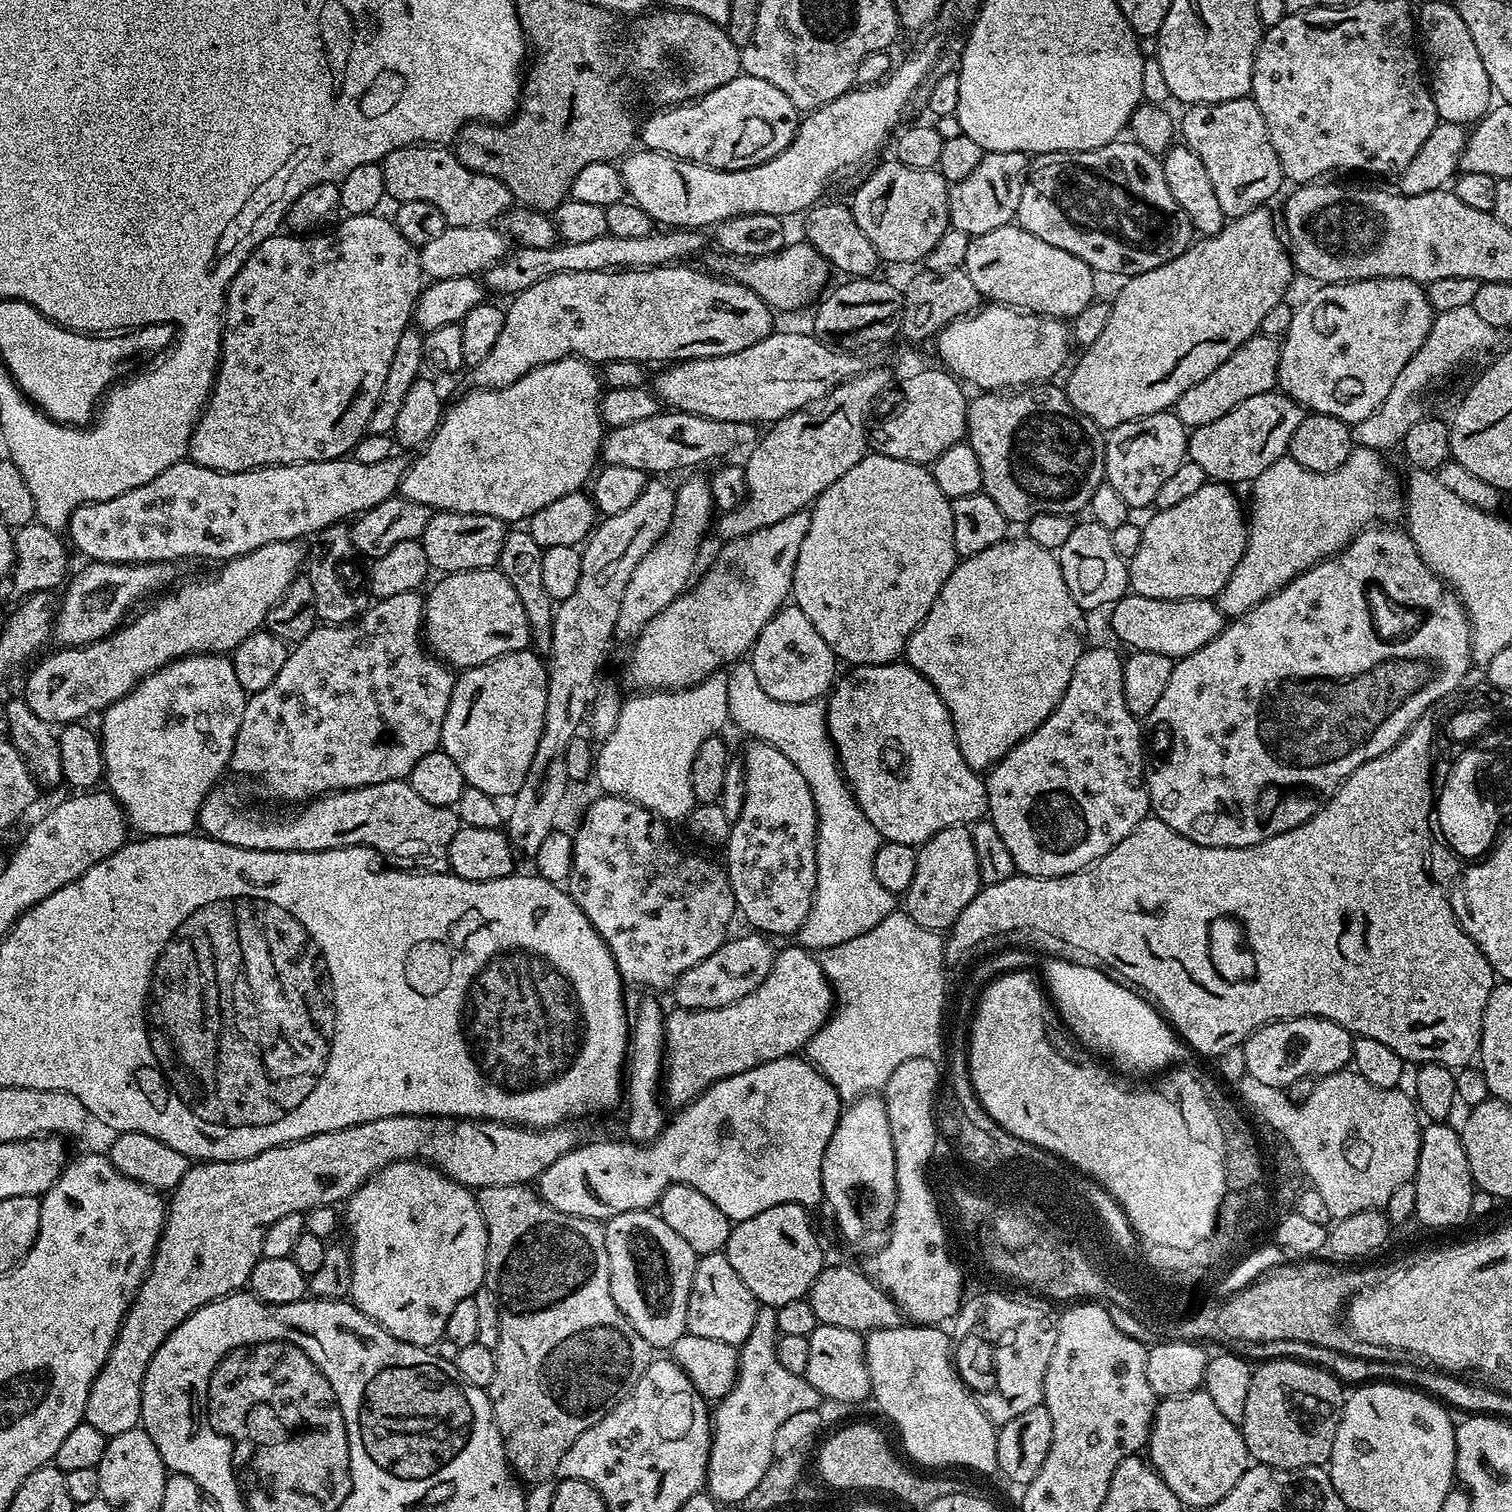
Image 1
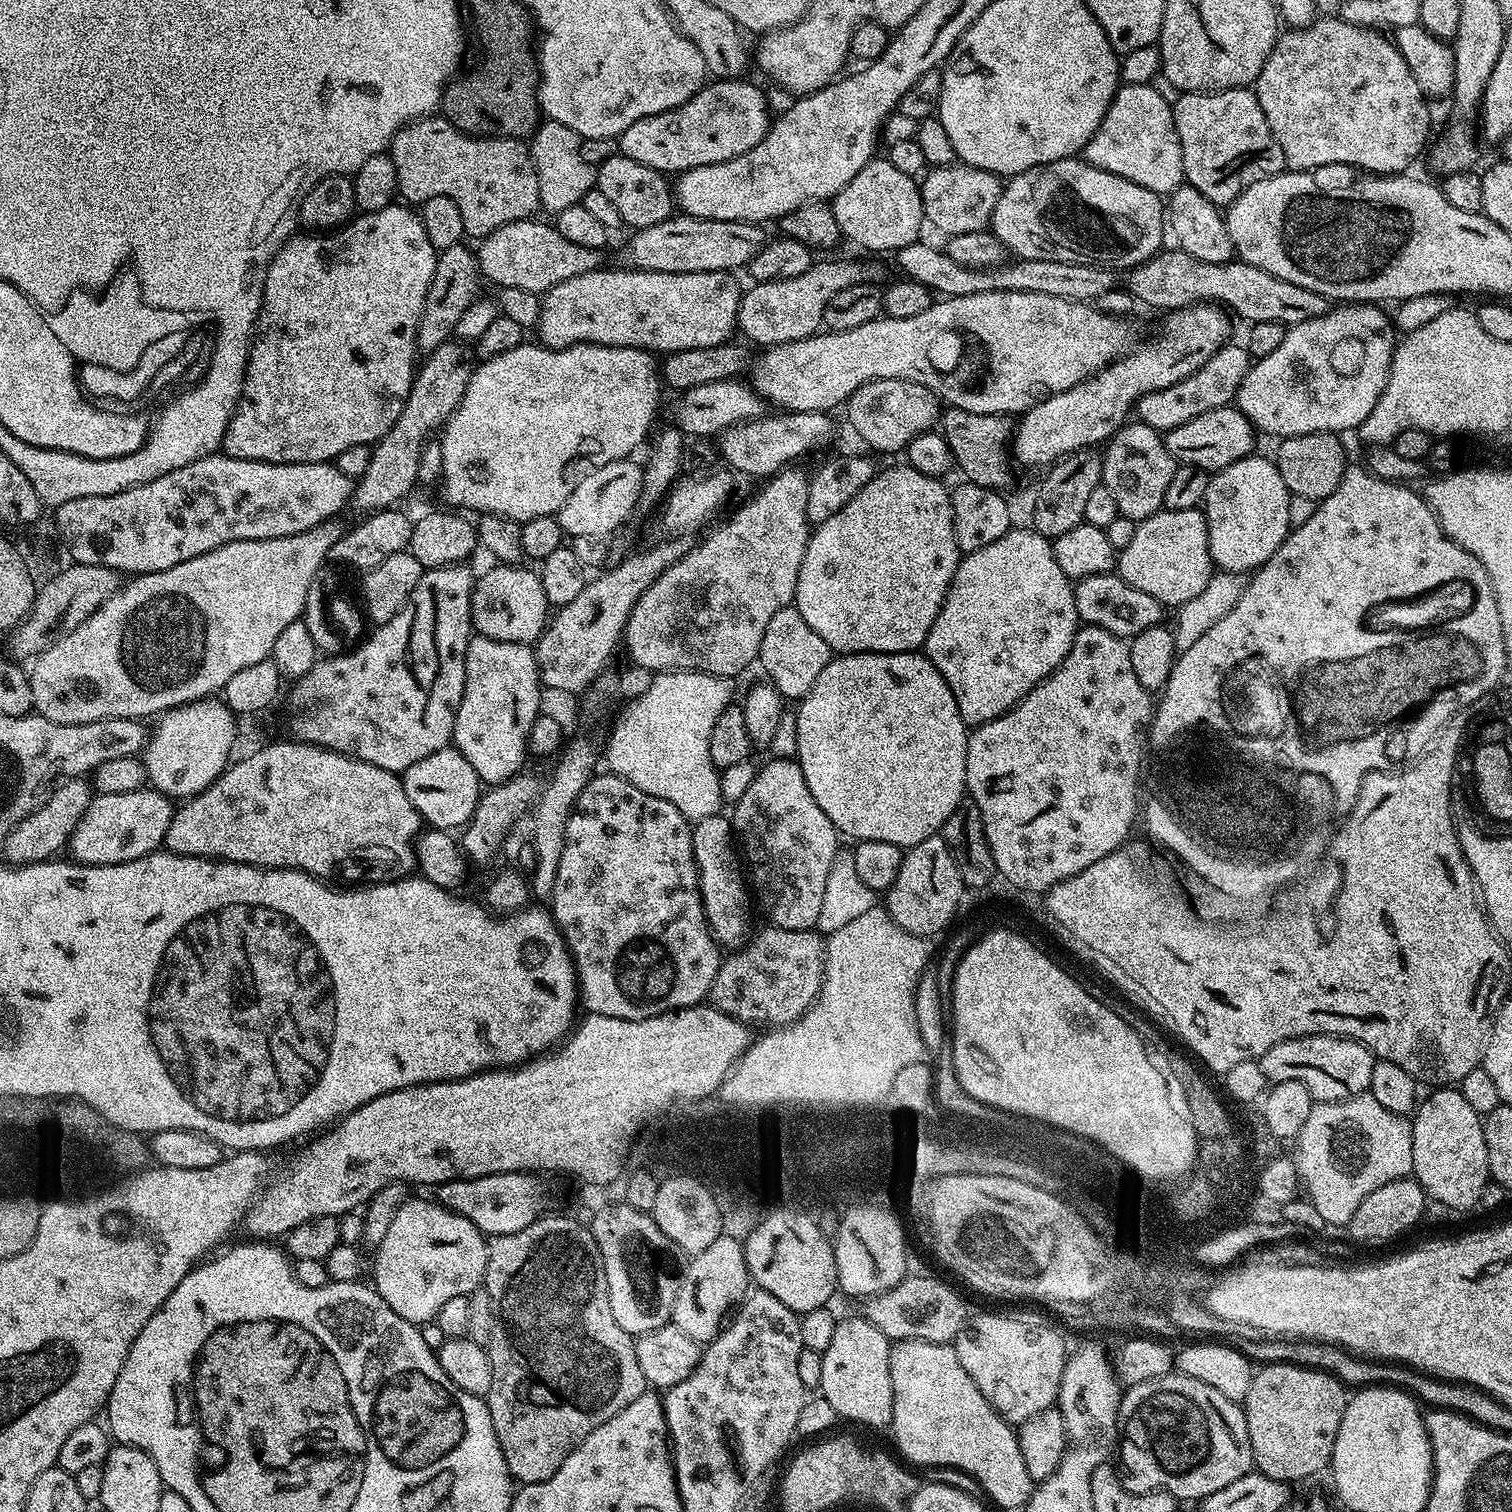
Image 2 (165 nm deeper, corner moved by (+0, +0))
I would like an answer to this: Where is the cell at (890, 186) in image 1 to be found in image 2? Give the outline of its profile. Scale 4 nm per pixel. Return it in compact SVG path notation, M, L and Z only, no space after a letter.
M887 158L869 160L868 165L858 170L858 174L832 197L830 207L841 237L845 241L857 240L872 252L895 254L901 248L917 243L921 239L920 231L926 228L917 177L902 174L902 170L895 168Z

